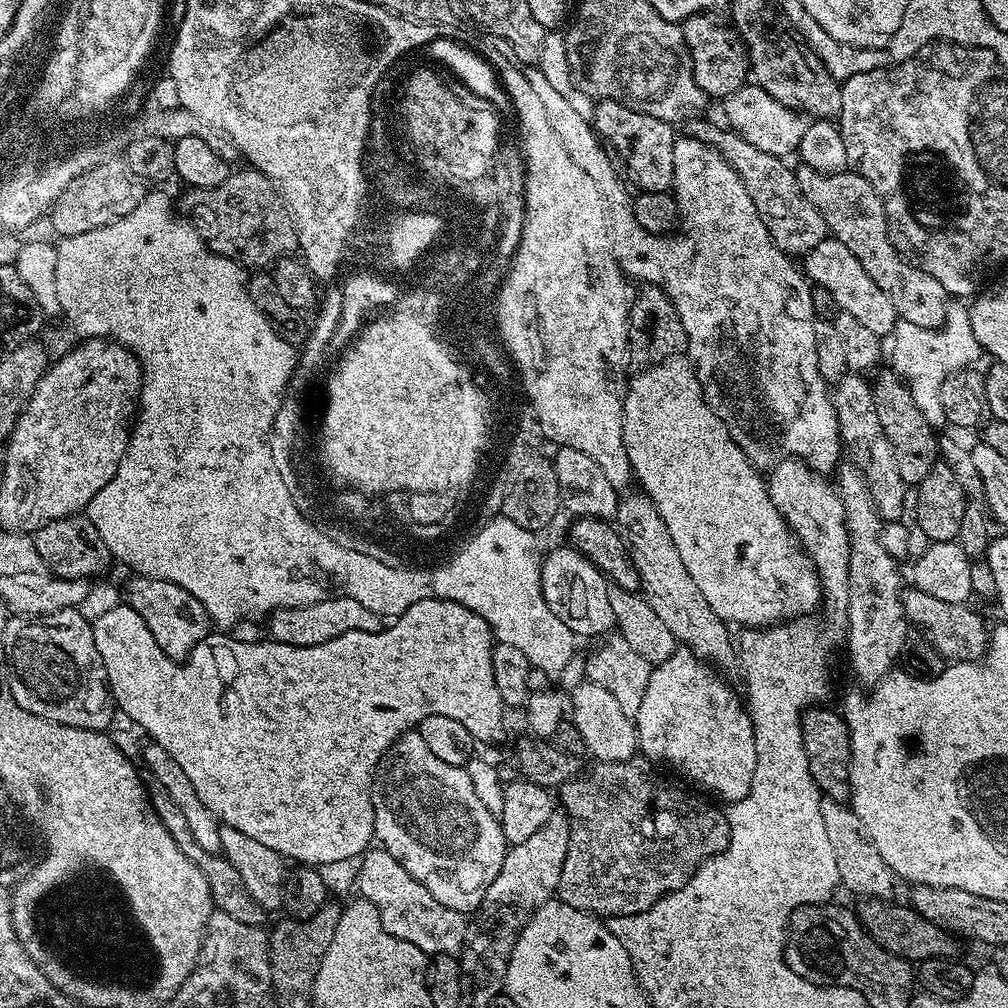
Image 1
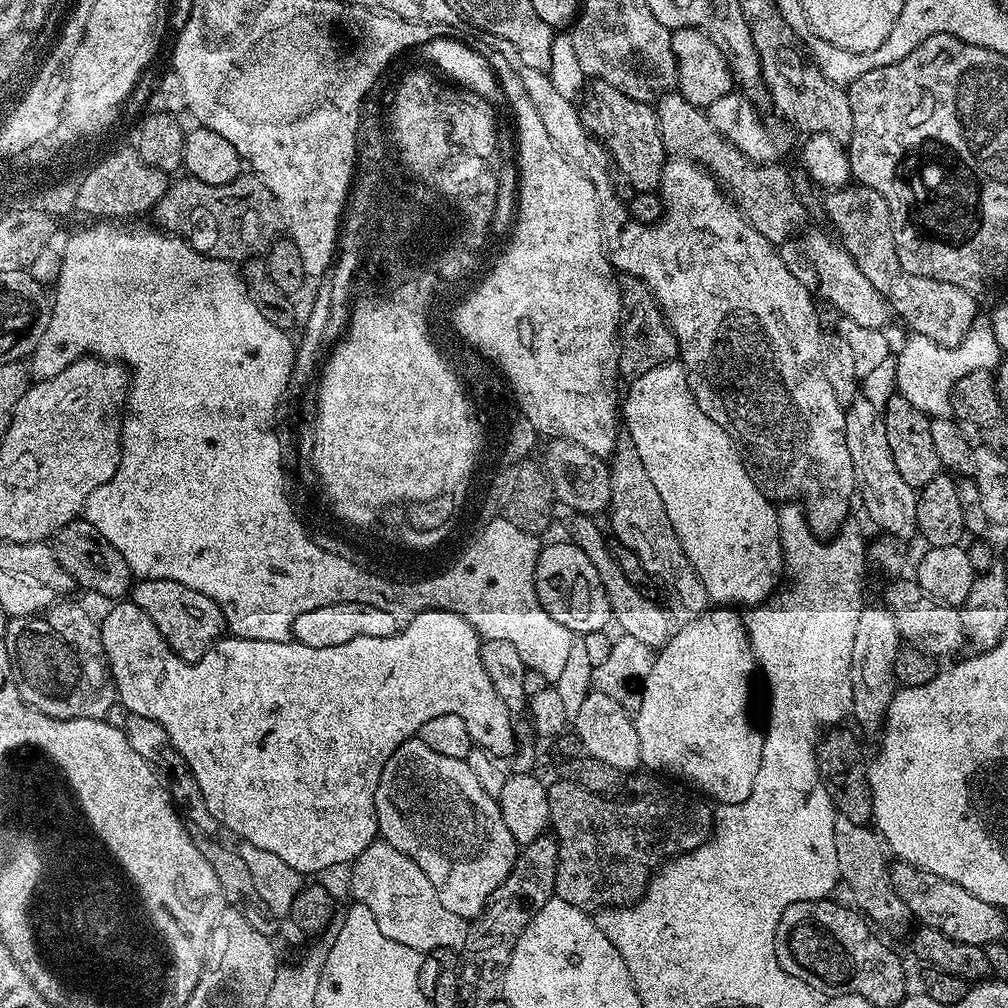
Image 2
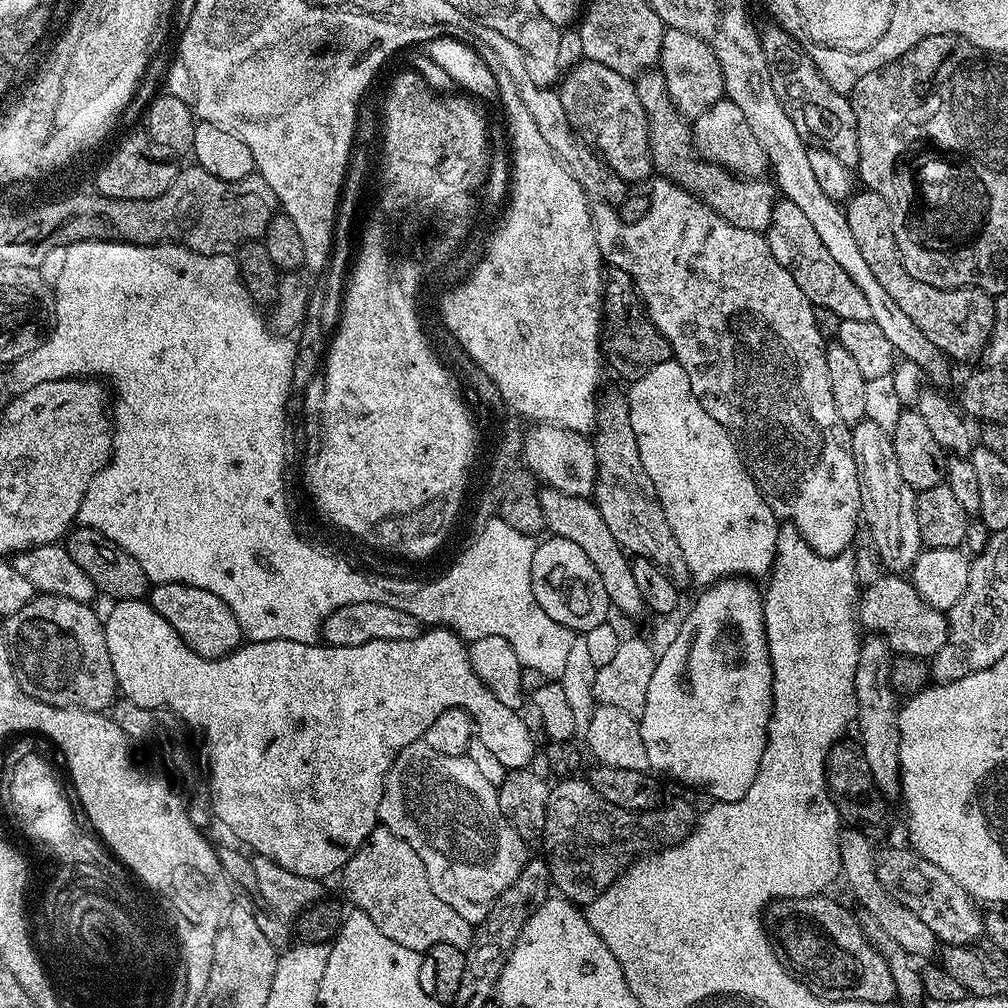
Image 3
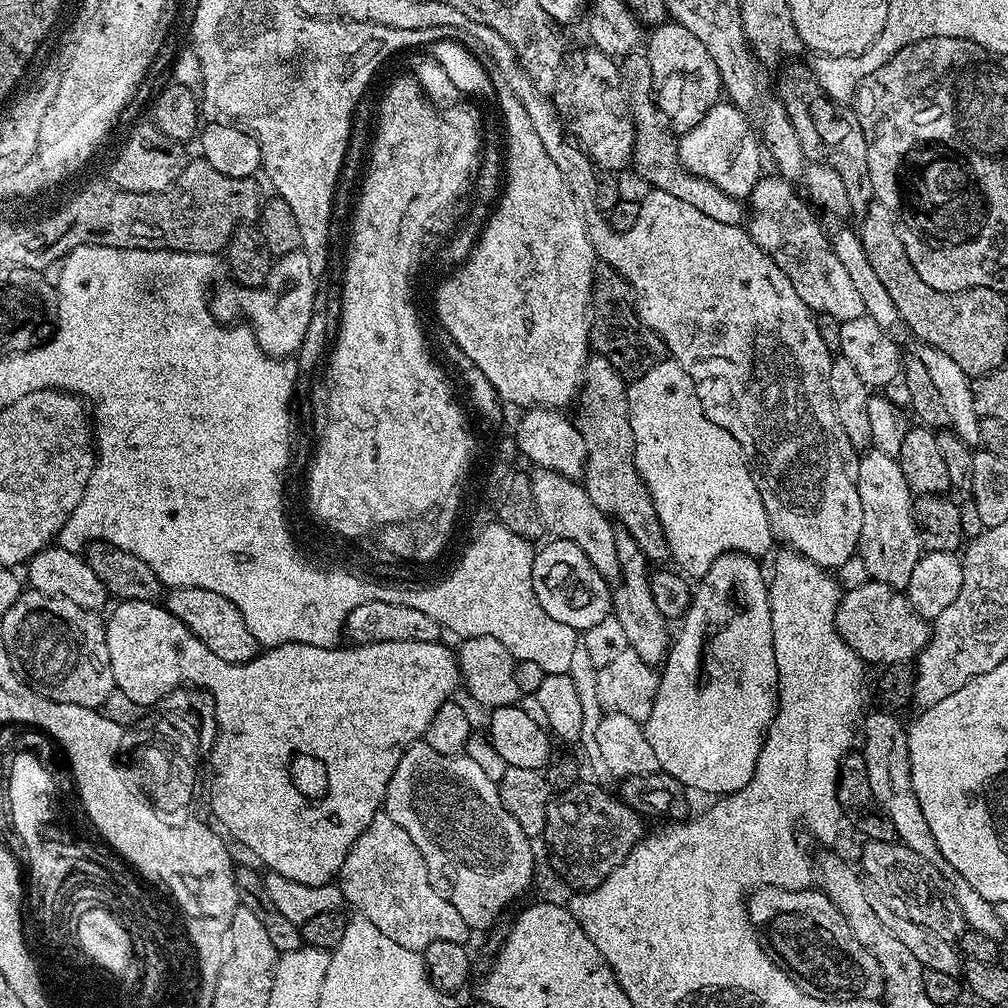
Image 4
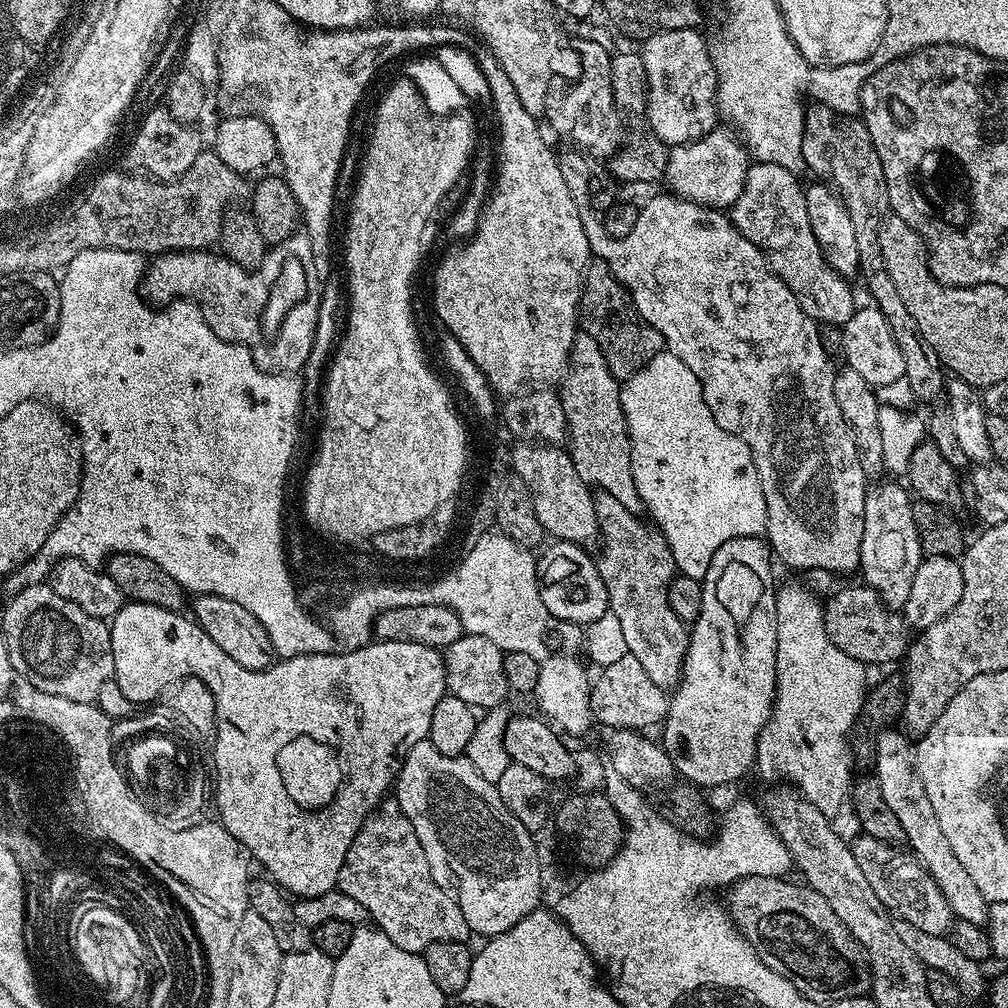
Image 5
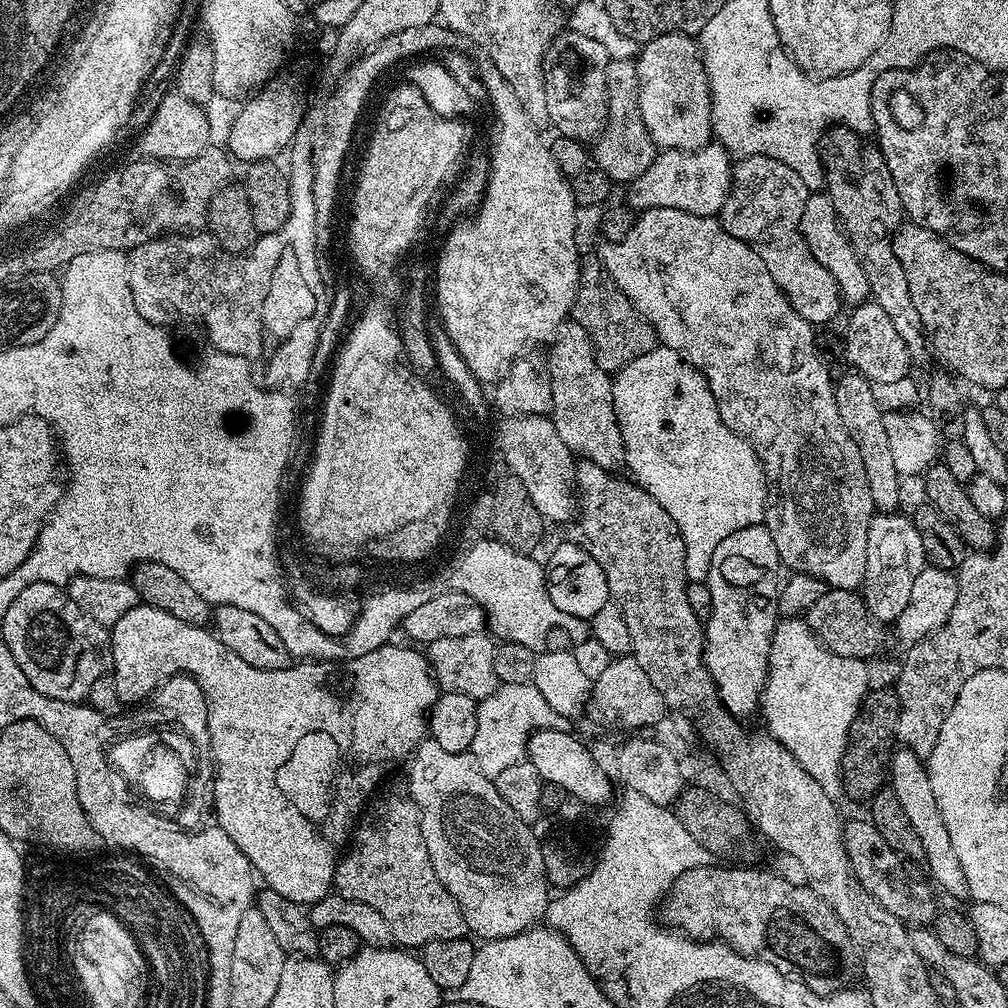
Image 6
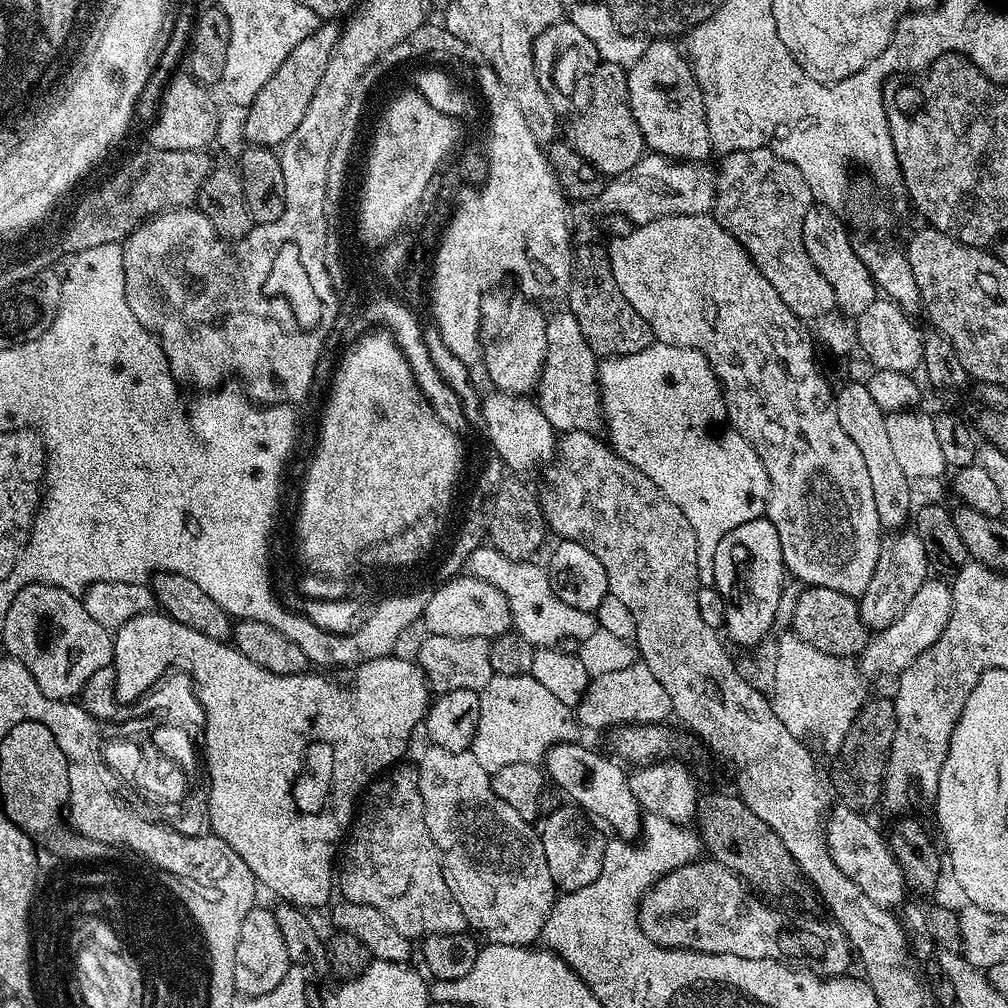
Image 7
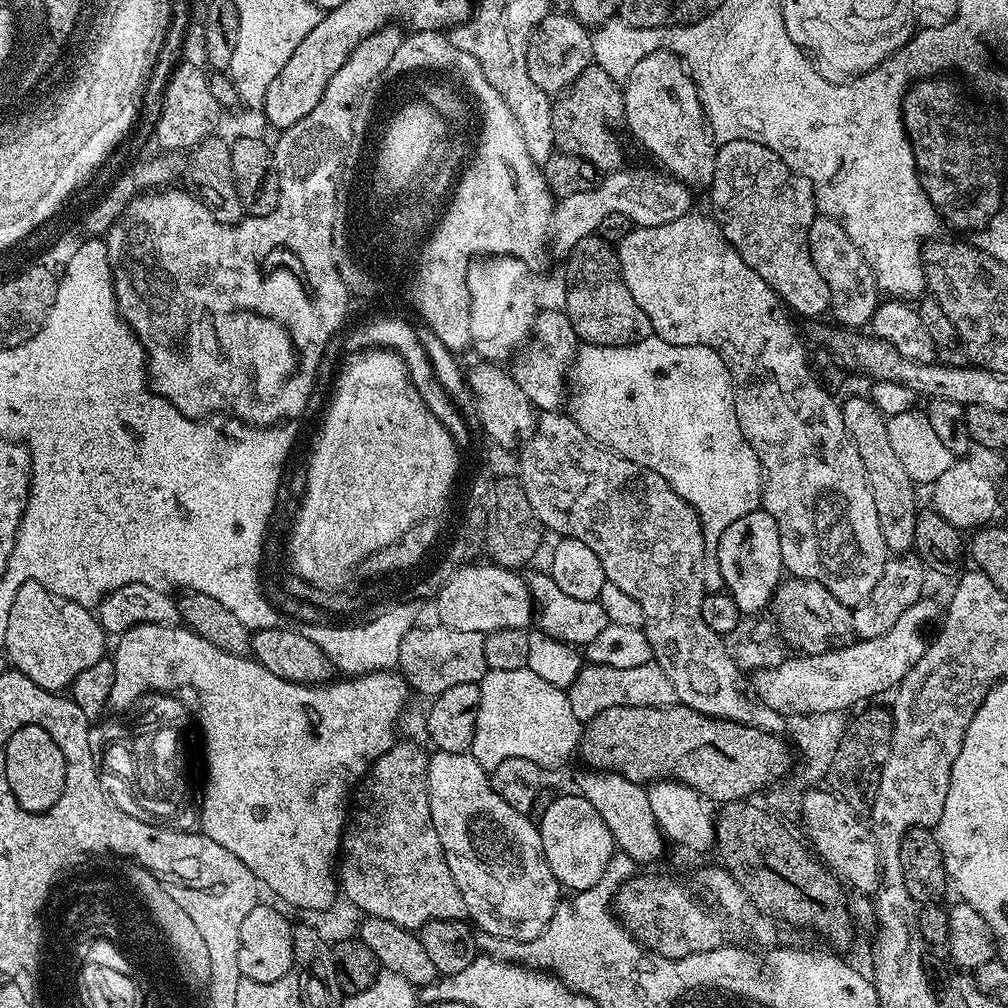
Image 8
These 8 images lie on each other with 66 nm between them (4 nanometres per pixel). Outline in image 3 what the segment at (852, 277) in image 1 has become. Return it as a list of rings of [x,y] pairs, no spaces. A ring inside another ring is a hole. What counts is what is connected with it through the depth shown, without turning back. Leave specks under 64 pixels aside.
[[[783,198],[777,199],[766,235],[770,254],[779,264],[786,266],[786,270],[790,270],[794,282],[798,282],[798,290],[806,294],[806,298],[813,306],[833,312],[840,320],[872,319],[870,306],[862,290],[858,290],[854,278],[850,278],[850,274],[846,274],[846,270],[842,270],[842,266],[834,262],[830,250],[826,250],[822,238],[818,238],[818,233],[814,231],[810,218],[806,218],[806,214],[802,214],[802,210],[794,206],[794,202]]]

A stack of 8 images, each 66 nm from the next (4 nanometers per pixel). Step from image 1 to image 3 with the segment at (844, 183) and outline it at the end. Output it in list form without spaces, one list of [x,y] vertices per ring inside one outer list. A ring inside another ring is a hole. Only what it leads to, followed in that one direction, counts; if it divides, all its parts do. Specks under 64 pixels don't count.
[[[857,191],[847,201],[846,211],[858,250],[862,250],[862,258],[870,265],[874,278],[878,278],[880,285],[890,293],[890,298],[902,306],[910,322],[914,322],[914,326],[918,326],[918,330],[922,330],[922,334],[926,334],[945,357],[953,356],[956,360],[979,357],[992,334],[996,308],[993,297],[980,288],[935,288],[926,282],[918,282],[918,278],[910,278],[896,244],[892,213],[888,210],[886,198],[877,192]]]

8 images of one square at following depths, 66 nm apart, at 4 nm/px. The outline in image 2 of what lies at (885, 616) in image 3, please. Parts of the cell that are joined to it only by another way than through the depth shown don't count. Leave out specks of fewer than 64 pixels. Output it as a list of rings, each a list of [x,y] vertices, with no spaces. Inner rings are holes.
[[[896,578],[884,592],[883,603],[896,618],[900,639],[905,645],[928,653],[929,656],[943,658],[956,652],[966,644],[966,629],[962,626],[960,608],[935,600],[921,590],[915,579]]]

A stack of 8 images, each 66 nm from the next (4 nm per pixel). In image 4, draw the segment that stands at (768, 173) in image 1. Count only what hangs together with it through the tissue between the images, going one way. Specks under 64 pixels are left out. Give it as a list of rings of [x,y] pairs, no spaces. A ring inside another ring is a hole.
[[[637,50],[627,57],[626,64],[632,71],[632,81],[629,84],[627,81],[626,84],[626,99],[636,127],[631,167],[636,168],[637,174],[648,183],[648,186],[674,194],[674,198],[682,198],[682,202],[690,202],[690,206],[694,206],[694,210],[702,210],[702,214],[714,218],[714,222],[743,225],[746,220],[746,208],[739,199],[726,194],[726,190],[714,186],[714,182],[690,174],[682,166],[677,137],[664,117],[660,115],[660,109],[656,107],[652,91],[650,62],[647,55],[643,51]]]

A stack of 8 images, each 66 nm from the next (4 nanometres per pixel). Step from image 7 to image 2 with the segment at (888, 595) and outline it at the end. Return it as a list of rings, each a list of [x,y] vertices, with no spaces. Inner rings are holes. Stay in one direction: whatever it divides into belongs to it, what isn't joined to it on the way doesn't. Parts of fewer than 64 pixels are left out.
[[[857,398],[847,405],[844,421],[846,450],[850,450],[850,462],[854,466],[858,500],[864,503],[869,518],[880,527],[881,533],[897,538],[913,535],[916,532],[918,492],[902,479],[902,474],[898,474],[898,466],[894,466],[894,454],[890,454],[890,441],[886,438],[883,411],[868,400]]]

